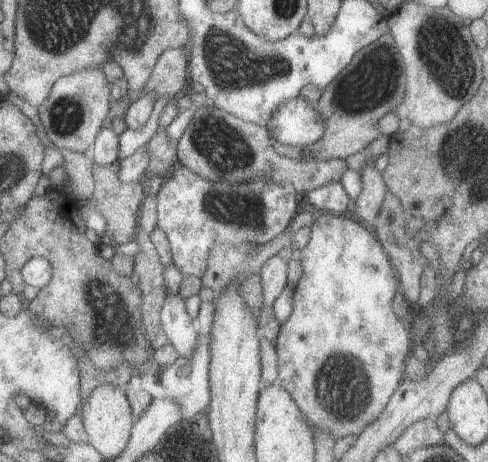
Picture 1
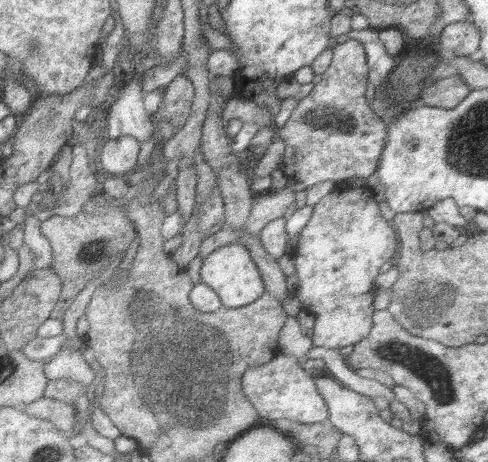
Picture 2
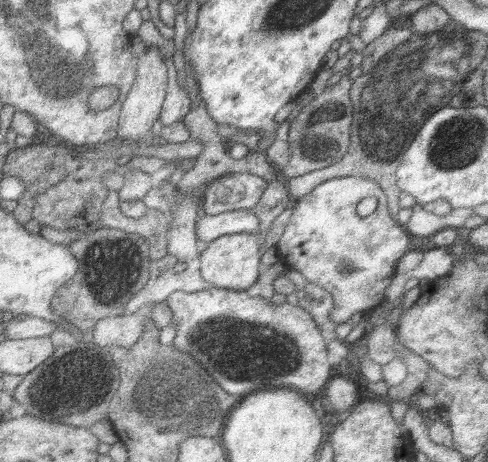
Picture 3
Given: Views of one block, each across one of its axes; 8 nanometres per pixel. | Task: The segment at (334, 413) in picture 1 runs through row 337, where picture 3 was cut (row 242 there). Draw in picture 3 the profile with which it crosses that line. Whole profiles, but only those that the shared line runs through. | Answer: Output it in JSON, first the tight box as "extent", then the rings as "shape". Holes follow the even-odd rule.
{"extent":[277,178,413,324],"shape":[[[333,178],[325,182],[317,190],[313,190],[307,198],[295,202],[295,216],[283,234],[277,258],[283,266],[295,268],[305,274],[309,286],[319,294],[331,294],[335,300],[335,308],[329,314],[329,322],[333,324],[351,324],[351,316],[367,314],[377,308],[383,300],[383,292],[387,292],[387,284],[393,280],[393,266],[405,254],[407,246],[413,246],[413,238],[405,232],[405,228],[391,220],[385,204],[385,196],[381,188],[365,178]],[[365,198],[377,198],[377,208],[371,218],[359,218],[355,214],[355,206]]]}

